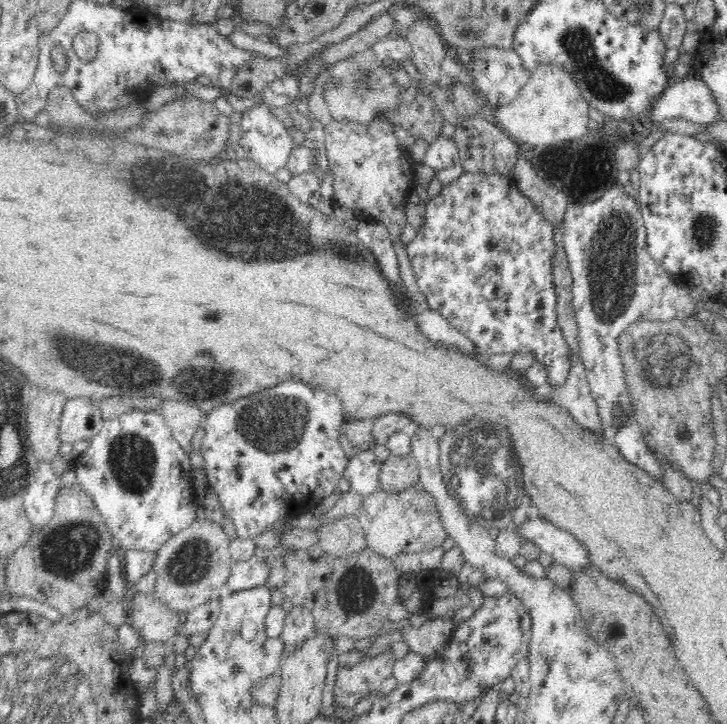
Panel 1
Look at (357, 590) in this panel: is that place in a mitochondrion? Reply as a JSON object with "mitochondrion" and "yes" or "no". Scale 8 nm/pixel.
{"mitochondrion":"yes"}

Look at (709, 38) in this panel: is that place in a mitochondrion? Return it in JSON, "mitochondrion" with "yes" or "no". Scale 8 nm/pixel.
{"mitochondrion":"no"}

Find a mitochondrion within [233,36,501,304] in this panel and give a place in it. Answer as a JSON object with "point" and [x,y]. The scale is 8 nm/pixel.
{"point":[343,248]}

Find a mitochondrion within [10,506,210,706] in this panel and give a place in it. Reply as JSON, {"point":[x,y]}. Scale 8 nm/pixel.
{"point":[71,548]}

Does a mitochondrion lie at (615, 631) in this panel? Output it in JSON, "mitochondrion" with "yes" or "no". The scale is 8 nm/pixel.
{"mitochondrion":"no"}

